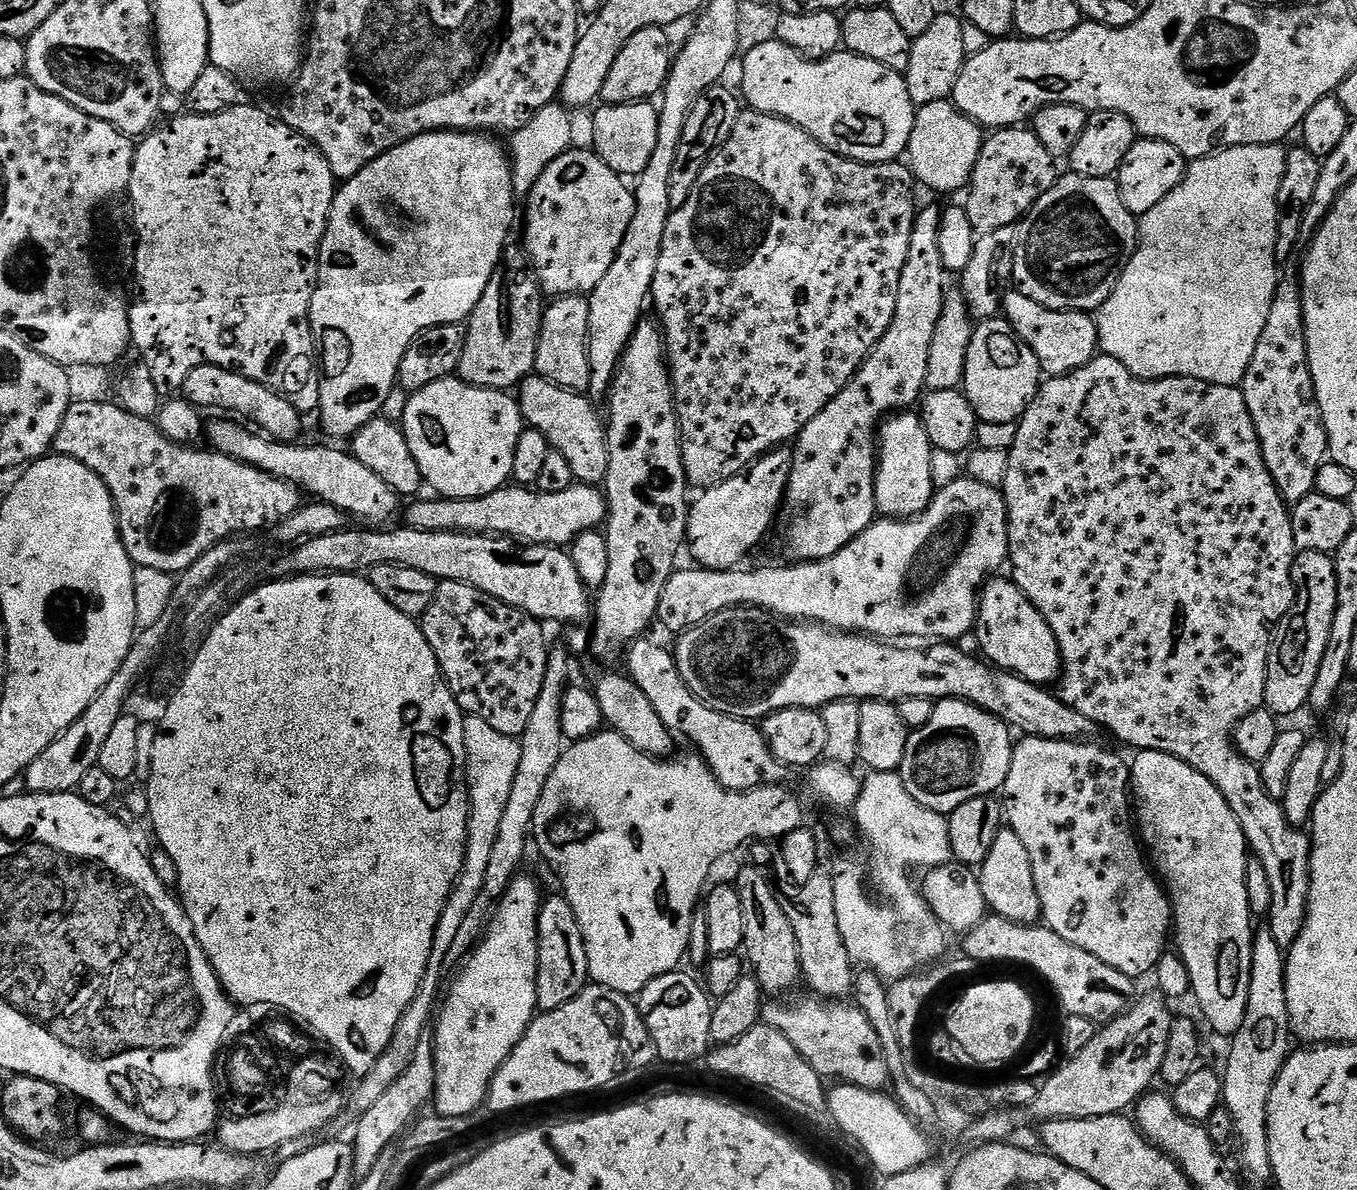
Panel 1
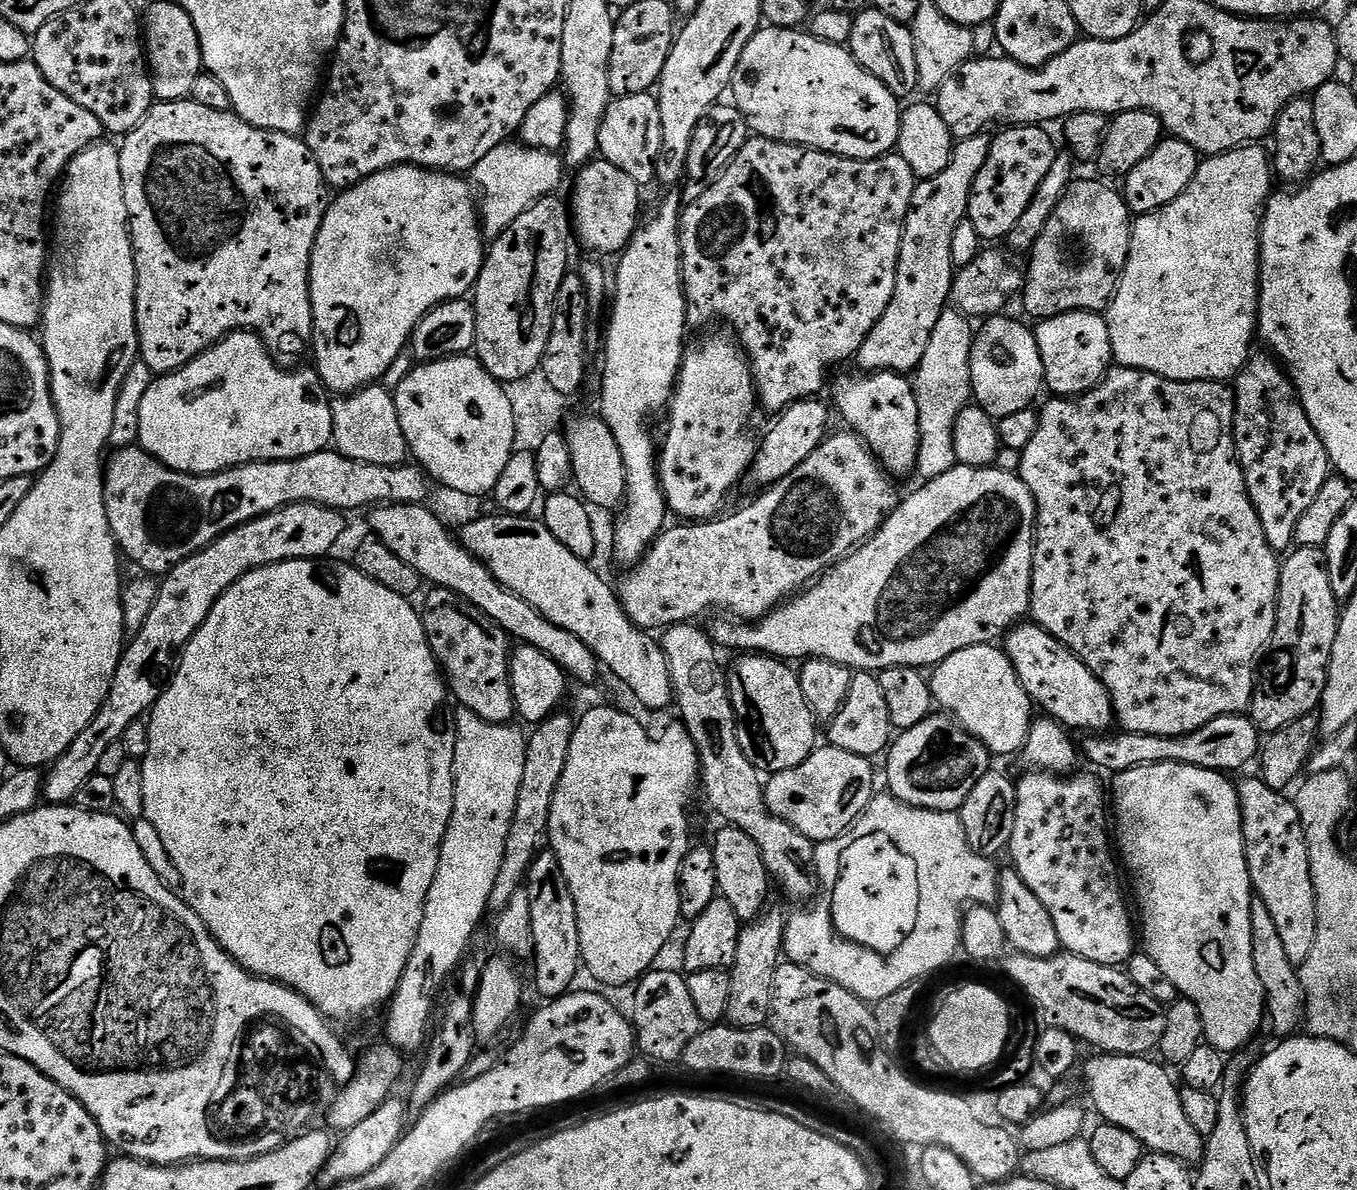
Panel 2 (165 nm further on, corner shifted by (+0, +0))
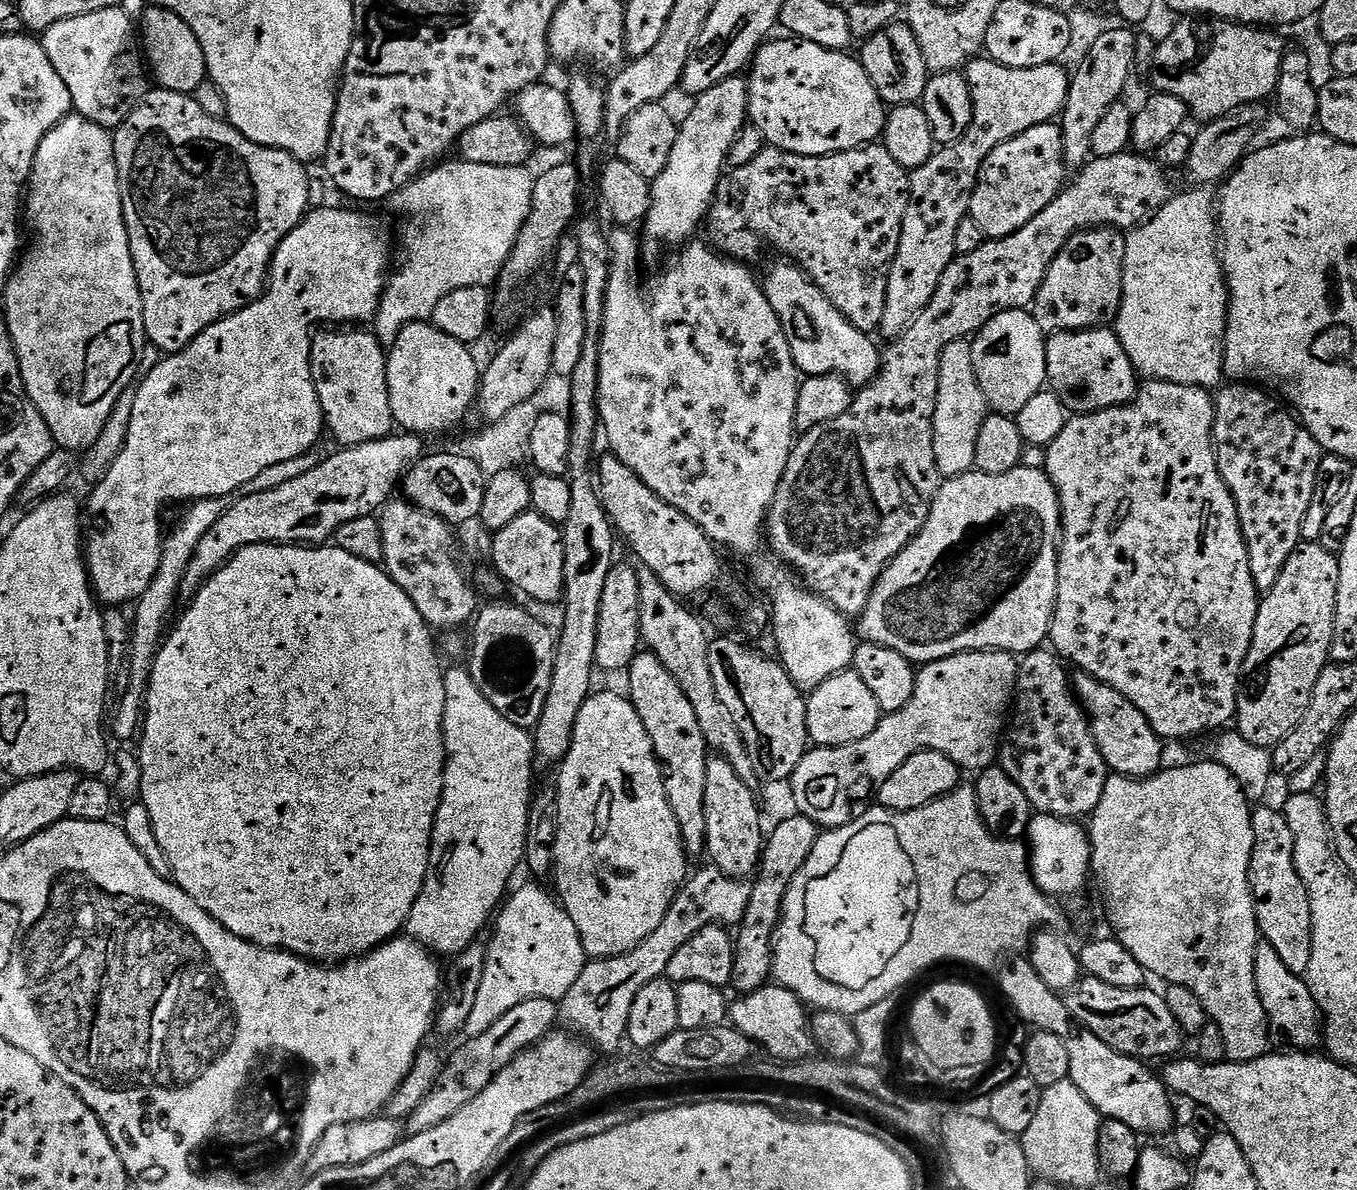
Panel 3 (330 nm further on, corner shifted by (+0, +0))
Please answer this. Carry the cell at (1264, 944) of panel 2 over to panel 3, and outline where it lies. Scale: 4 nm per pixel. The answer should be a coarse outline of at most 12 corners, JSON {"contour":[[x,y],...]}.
{"contour":[[1257,943],[1254,986],[1268,1031],[1288,1050],[1322,1040],[1307,979]]}

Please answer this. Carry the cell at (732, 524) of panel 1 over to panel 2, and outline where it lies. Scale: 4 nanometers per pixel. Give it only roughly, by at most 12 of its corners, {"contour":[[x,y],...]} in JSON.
{"contour":[[820,398],[773,419],[750,469],[777,484],[802,466],[830,432]]}

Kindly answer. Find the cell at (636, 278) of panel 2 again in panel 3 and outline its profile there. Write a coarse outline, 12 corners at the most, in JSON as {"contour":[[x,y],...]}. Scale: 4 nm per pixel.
{"contour":[[747,79],[695,97],[651,181],[645,257],[707,221],[748,120]]}

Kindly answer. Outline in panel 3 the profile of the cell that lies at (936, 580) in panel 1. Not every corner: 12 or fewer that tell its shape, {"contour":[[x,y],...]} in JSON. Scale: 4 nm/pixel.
{"contour":[[1048,473],[941,483],[858,617],[913,665],[1033,652],[1058,594]]}

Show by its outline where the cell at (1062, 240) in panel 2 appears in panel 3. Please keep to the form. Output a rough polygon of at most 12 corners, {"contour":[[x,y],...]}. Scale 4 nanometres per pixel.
{"contour":[[1076,232],[1031,302],[1046,334],[1111,325],[1126,236]]}

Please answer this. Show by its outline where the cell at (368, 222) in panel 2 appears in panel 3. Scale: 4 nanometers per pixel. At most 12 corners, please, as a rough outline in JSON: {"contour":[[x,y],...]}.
{"contour":[[309,211],[263,296],[139,381],[89,492],[101,605],[167,504],[313,451],[317,326],[375,321],[392,240]]}

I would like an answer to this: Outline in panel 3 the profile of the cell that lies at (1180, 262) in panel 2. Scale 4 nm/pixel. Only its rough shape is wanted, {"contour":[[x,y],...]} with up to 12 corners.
{"contour":[[1207,187],[1126,236],[1114,331],[1141,377],[1225,379]]}

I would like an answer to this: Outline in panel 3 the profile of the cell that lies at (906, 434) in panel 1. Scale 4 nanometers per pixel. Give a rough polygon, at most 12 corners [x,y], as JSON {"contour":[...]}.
{"contour":[[780,262],[762,287],[805,377],[859,390],[881,349],[801,268]]}

